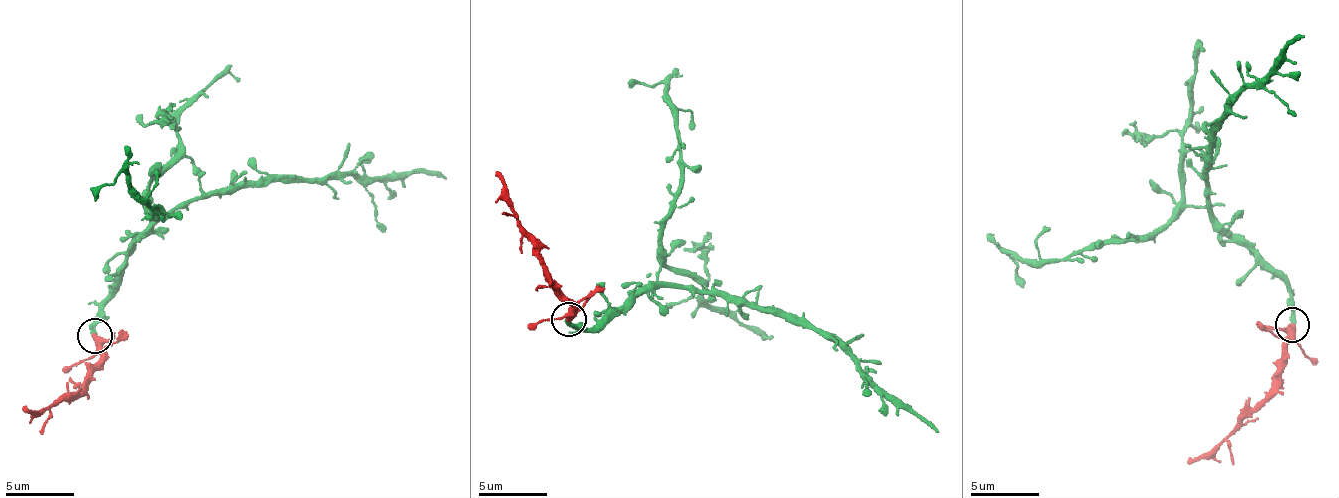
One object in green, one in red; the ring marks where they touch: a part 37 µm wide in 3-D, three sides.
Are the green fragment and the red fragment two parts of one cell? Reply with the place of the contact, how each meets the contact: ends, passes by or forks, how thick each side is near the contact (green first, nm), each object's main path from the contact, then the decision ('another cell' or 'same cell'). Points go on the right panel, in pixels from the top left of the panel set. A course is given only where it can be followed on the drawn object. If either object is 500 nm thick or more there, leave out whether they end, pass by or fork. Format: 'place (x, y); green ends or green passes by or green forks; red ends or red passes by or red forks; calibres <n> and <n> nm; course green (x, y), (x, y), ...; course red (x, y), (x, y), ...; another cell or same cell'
place (1292, 325); green ends; red passes by; calibres 360 and 360 nm; course green (1291, 324), (1290, 289), (1211, 214), (1205, 187), (1212, 122), (1260, 83), (1286, 47), (1304, 36); course red (1291, 324), (1278, 376), (1247, 406), (1230, 434), (1205, 454), (1187, 463); same cell

